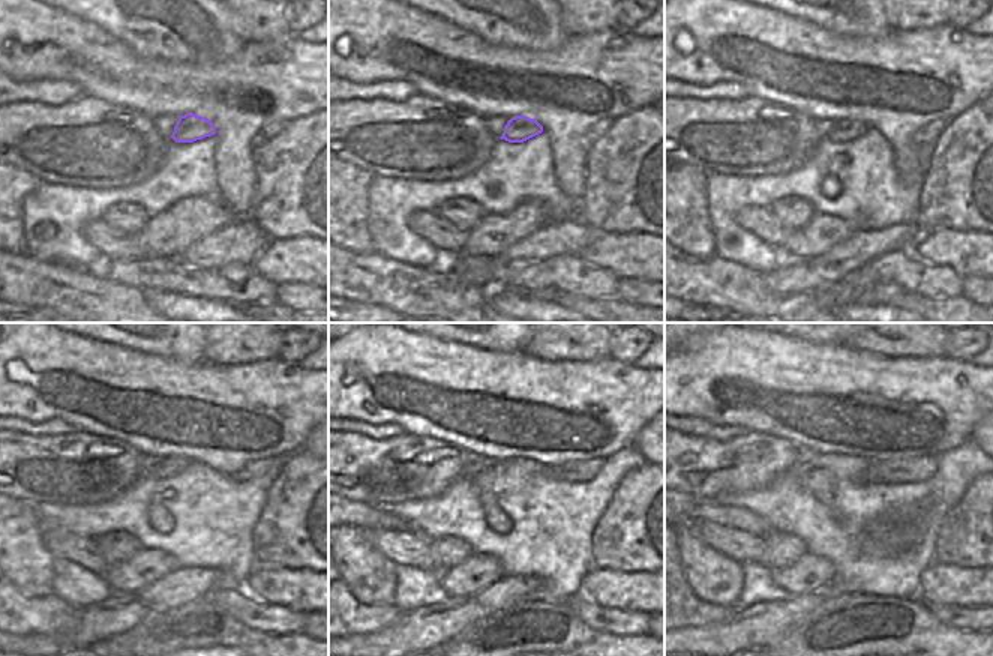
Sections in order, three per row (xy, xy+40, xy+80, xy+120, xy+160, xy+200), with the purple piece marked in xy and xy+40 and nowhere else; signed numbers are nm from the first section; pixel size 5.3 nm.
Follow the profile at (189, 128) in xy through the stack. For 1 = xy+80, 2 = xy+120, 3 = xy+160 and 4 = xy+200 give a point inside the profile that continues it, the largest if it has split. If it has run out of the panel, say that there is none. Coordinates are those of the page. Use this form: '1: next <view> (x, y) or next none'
1: next xy+80 (848, 129)
2: next xy+120 (167, 467)
3: next xy+160 (483, 481)
4: next xy+200 (819, 482)

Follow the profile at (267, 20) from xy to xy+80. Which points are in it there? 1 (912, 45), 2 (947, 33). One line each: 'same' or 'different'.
1: different
2: different

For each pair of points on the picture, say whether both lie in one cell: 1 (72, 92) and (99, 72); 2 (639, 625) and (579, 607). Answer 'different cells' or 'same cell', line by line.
1: different cells
2: same cell

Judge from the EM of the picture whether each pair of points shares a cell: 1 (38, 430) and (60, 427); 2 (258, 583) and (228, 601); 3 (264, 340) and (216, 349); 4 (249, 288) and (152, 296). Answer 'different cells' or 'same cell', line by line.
1: same cell
2: different cells
3: same cell
4: different cells

